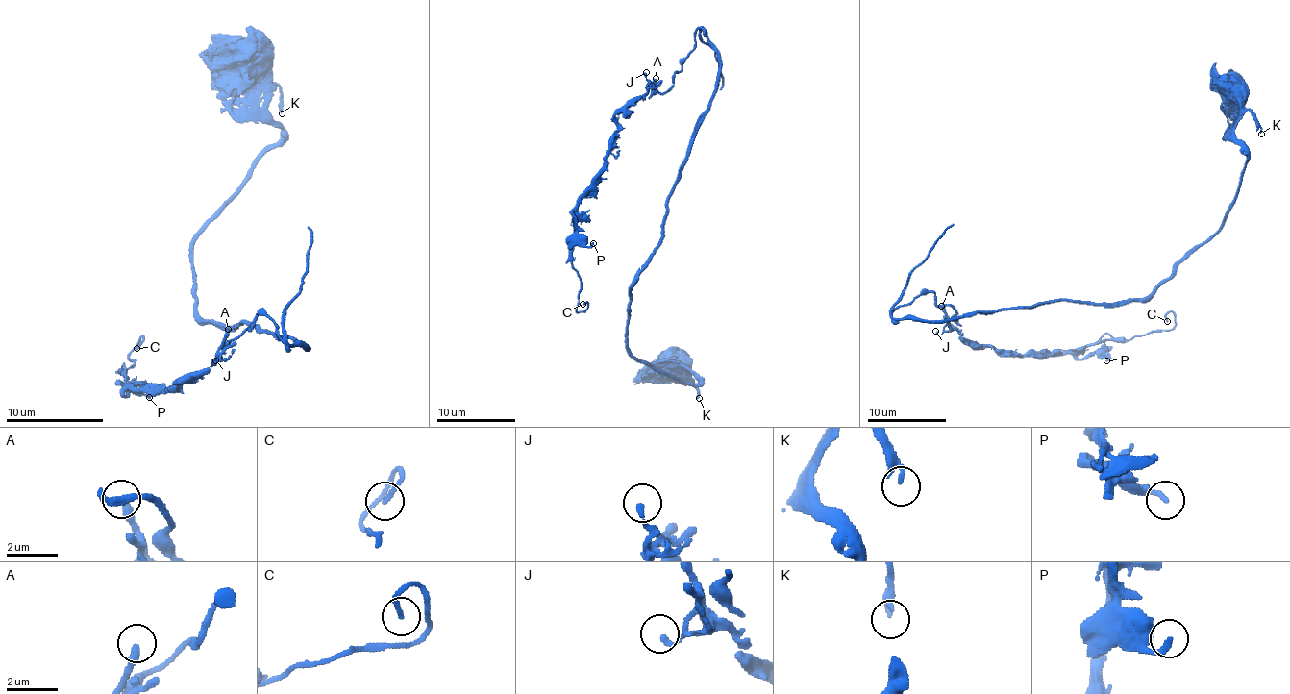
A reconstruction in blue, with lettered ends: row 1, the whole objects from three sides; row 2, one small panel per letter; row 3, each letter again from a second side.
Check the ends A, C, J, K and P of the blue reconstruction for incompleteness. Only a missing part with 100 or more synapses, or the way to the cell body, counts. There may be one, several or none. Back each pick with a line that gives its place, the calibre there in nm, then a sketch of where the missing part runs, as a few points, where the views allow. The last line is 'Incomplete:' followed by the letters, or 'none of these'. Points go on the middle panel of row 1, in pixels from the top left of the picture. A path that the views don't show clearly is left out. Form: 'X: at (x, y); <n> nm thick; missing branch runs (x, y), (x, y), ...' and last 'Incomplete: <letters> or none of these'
Incomplete: none of these

